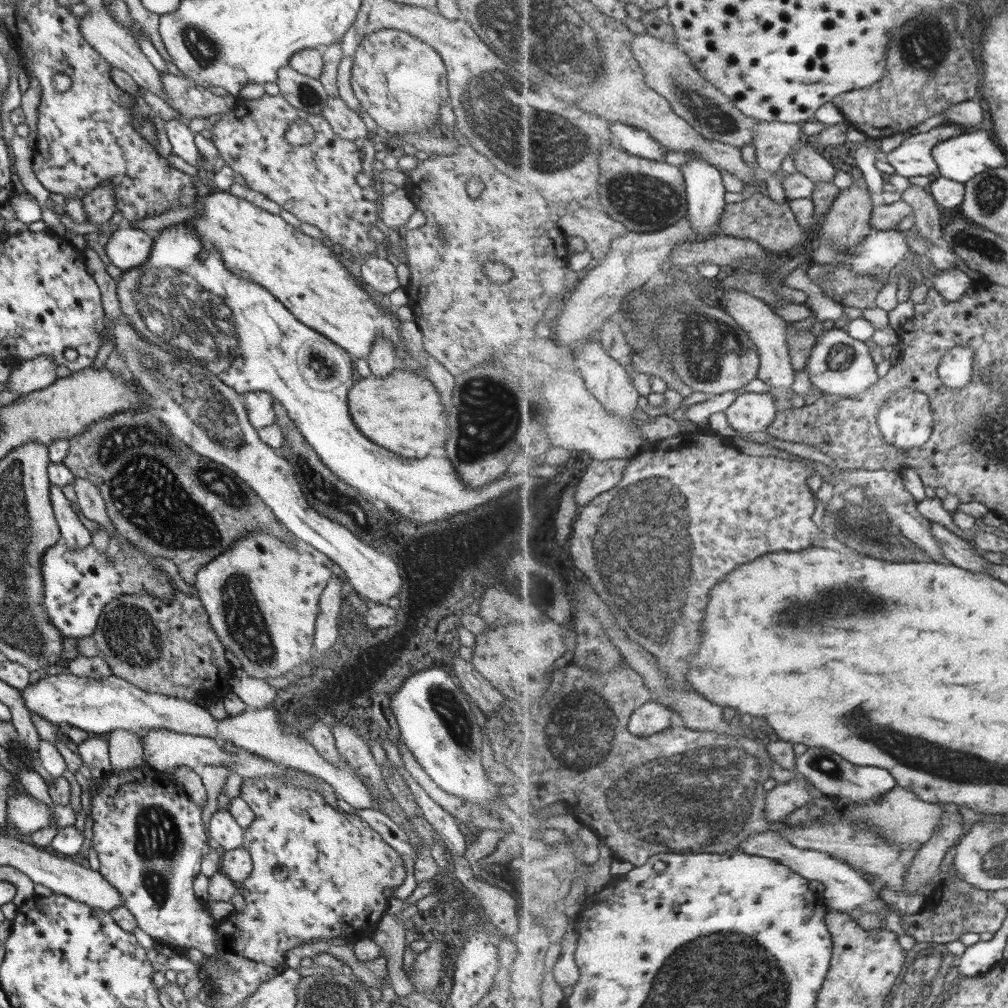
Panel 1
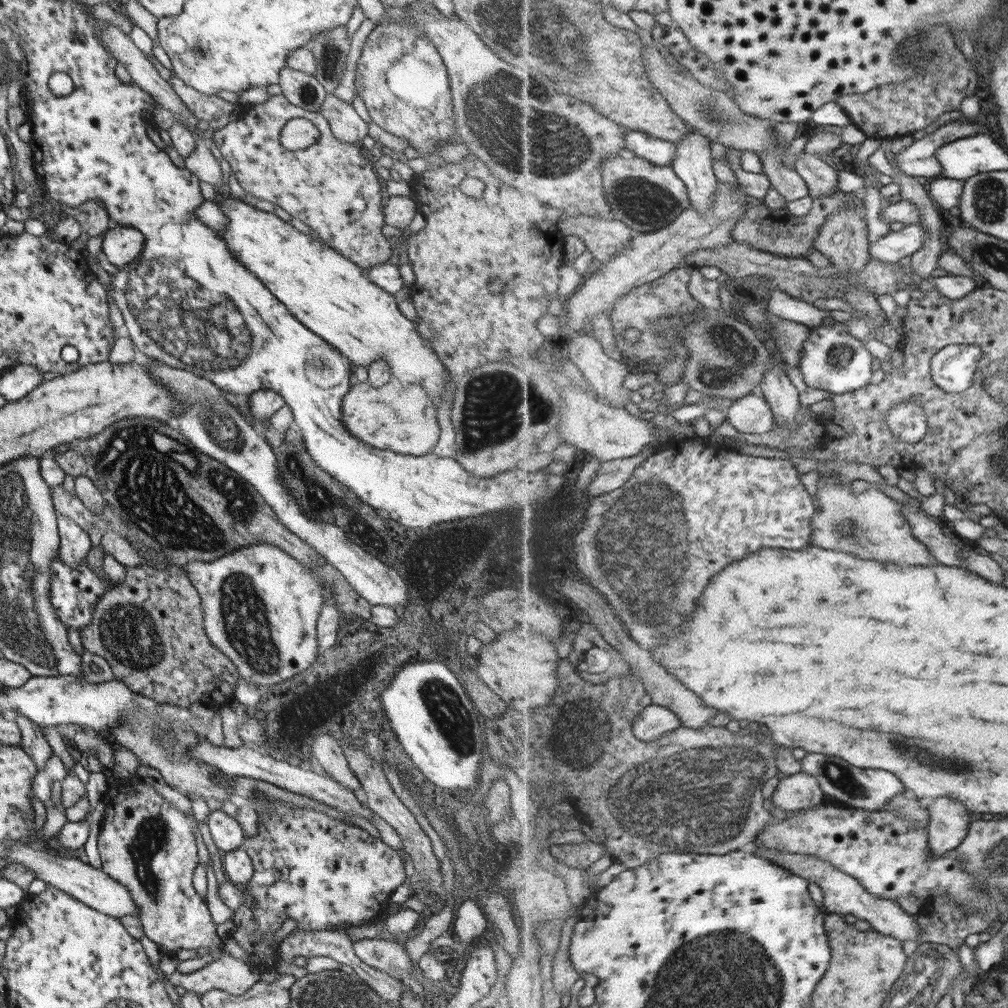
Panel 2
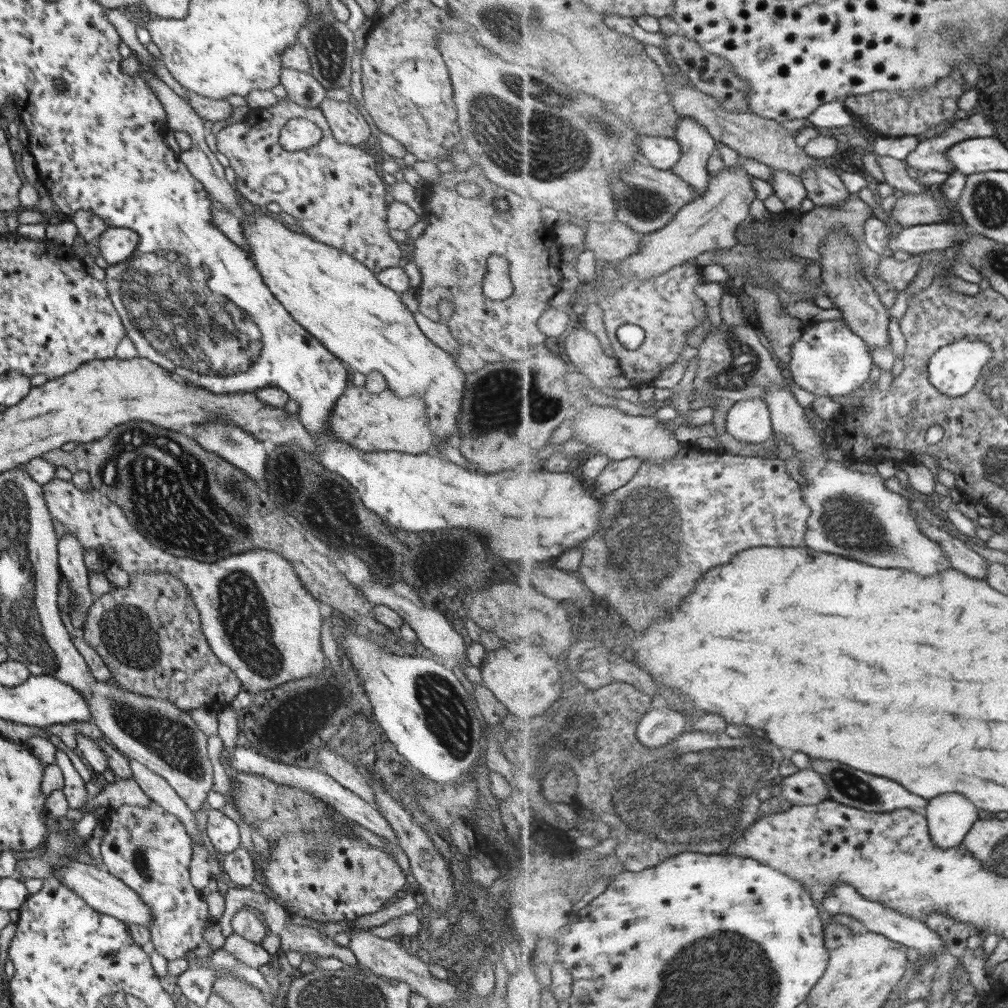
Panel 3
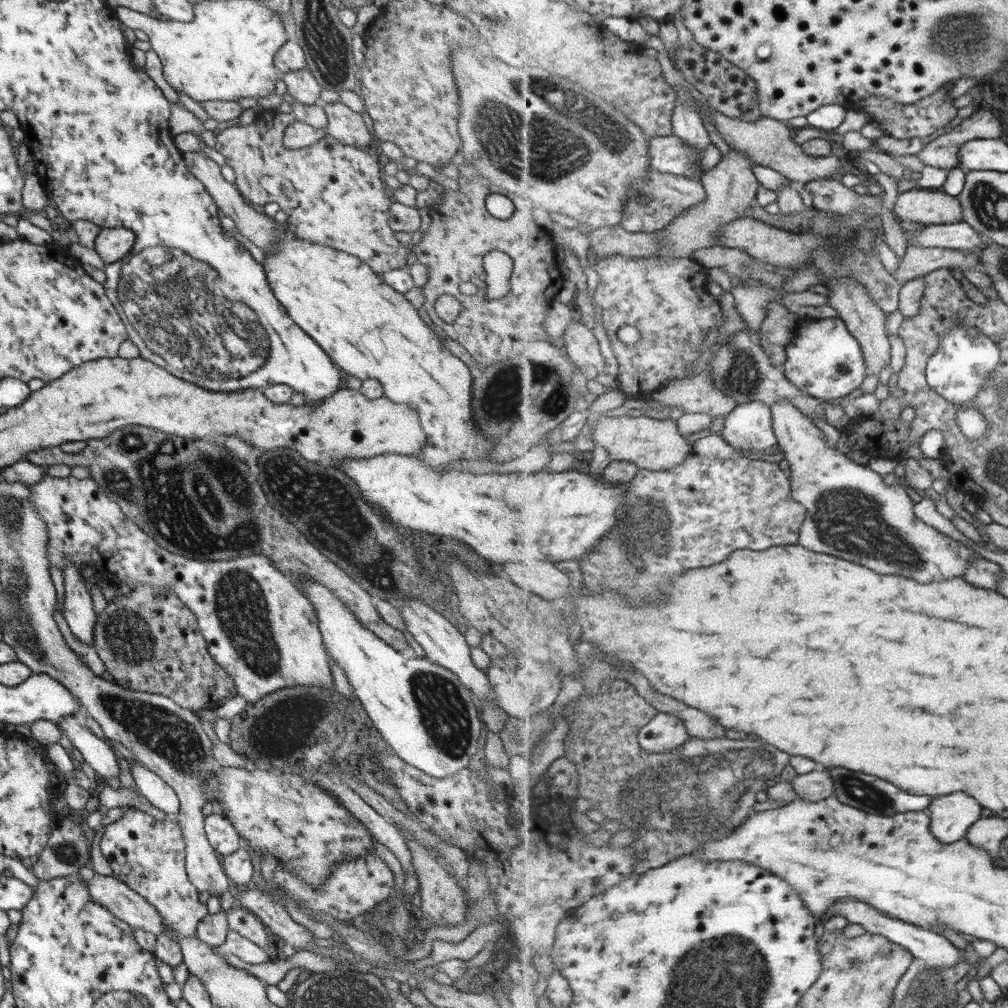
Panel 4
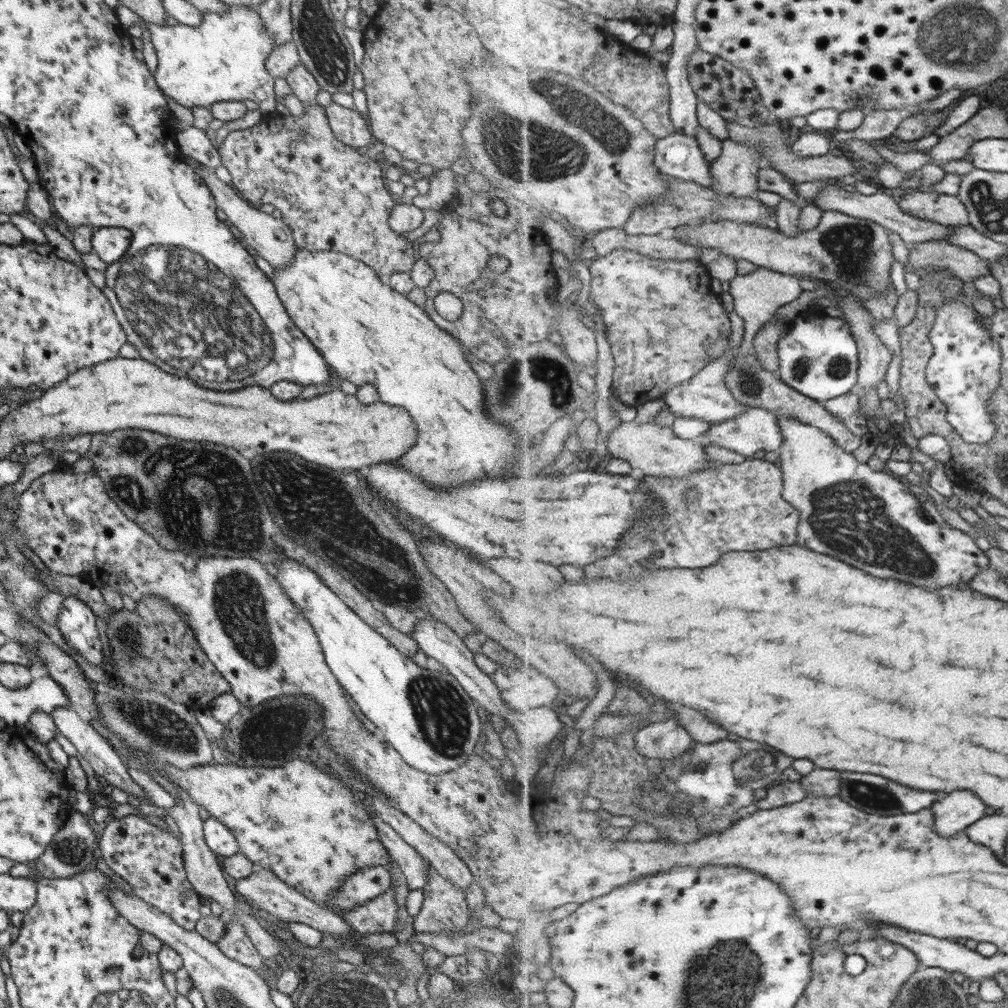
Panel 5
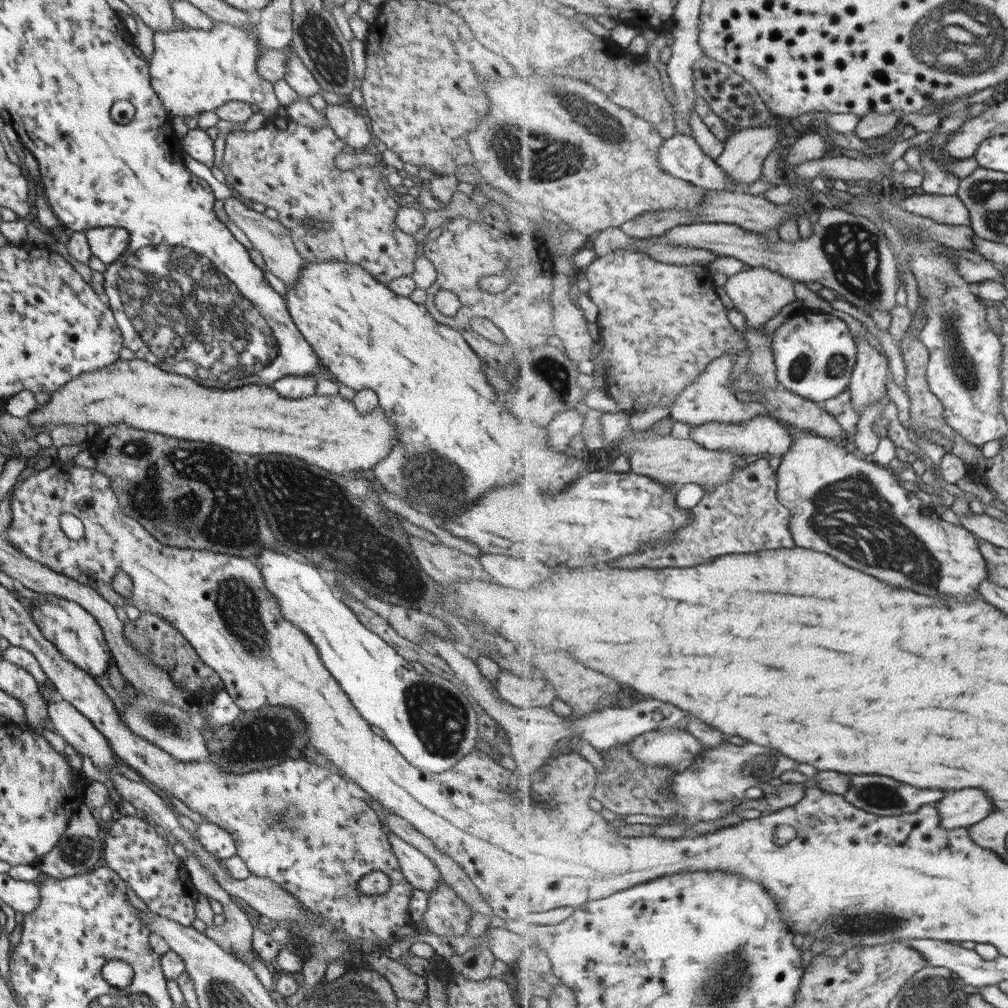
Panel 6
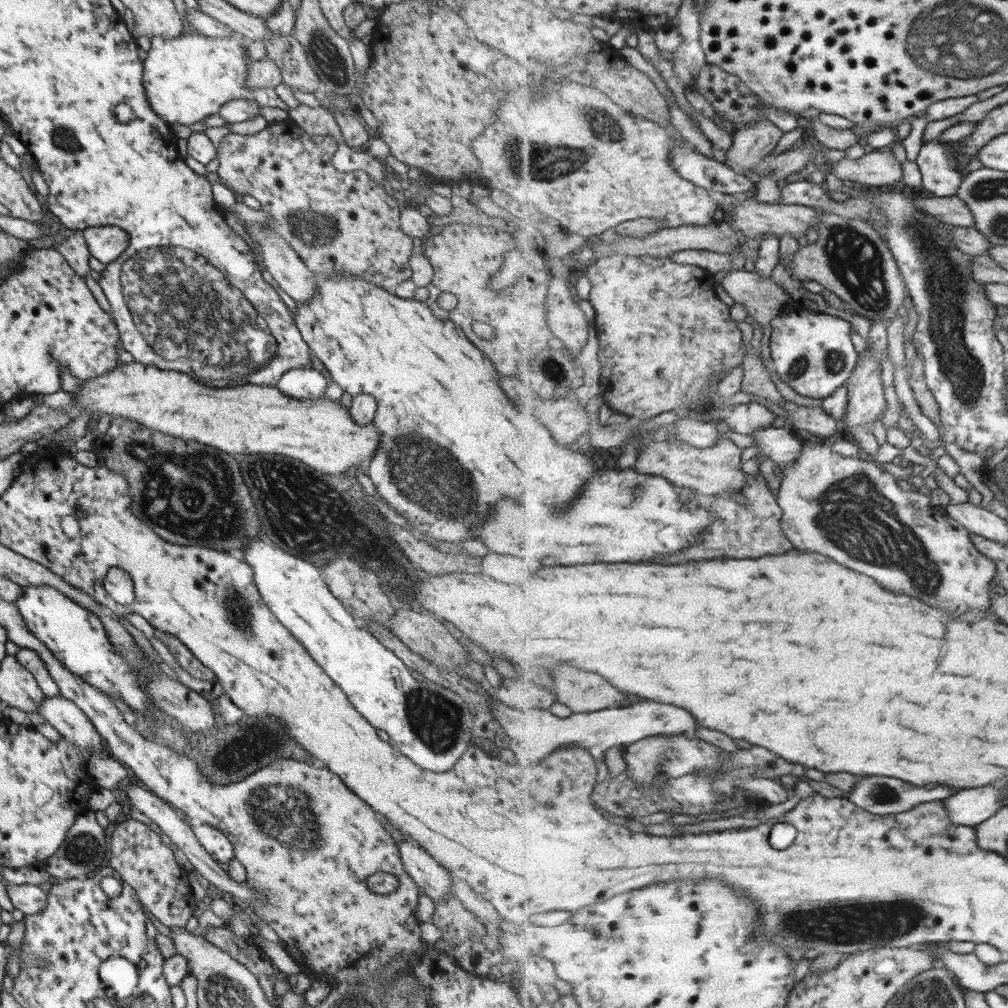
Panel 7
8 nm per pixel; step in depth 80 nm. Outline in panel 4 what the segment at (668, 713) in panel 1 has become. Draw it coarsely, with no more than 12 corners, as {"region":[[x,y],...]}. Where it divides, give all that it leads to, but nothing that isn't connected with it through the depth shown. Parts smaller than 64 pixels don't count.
{"region":[[658,713],[638,735],[647,752],[690,739],[685,721]]}

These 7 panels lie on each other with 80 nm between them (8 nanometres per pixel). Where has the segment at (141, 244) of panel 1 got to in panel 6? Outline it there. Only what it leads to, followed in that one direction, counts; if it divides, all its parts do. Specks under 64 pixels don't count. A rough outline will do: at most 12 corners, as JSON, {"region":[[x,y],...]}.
{"region":[[118,227],[85,231],[90,254],[105,265],[123,256],[130,239]]}

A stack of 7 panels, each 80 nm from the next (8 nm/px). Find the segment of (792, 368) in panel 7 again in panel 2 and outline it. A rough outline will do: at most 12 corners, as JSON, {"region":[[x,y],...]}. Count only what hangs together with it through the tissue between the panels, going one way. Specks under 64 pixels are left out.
{"region":[[848,323],[804,342],[807,386],[841,395],[873,378],[873,356]]}

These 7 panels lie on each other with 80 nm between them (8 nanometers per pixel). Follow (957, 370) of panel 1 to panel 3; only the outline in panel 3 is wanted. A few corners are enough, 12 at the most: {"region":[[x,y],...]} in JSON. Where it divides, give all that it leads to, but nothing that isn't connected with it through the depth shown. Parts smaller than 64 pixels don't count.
{"region":[[985,341],[940,348],[928,371],[947,396],[967,395],[993,358]]}

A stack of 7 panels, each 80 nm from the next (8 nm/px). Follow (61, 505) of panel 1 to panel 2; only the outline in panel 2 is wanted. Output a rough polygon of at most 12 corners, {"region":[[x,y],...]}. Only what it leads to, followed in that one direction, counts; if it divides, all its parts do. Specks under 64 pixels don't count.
{"region":[[56,515],[58,558],[76,568],[91,548],[82,528]]}

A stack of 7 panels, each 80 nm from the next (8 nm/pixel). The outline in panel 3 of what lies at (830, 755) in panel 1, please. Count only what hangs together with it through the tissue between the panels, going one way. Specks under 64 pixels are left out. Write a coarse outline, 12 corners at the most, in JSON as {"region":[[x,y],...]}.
{"region":[[809,759],[830,798],[874,813],[925,810],[895,780]]}

